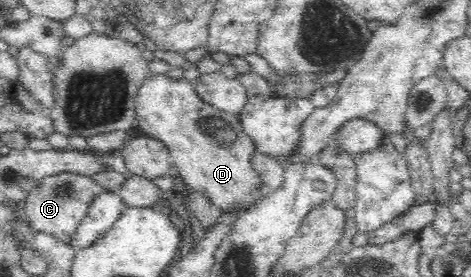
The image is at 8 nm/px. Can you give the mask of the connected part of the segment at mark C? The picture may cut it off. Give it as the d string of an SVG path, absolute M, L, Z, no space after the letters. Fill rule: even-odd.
M70 172L46 176L41 182L32 186L24 200L26 216L34 231L52 234L59 240L69 243L71 234L75 232L75 228L89 210L90 204L101 192L101 185L93 180L93 177Z

